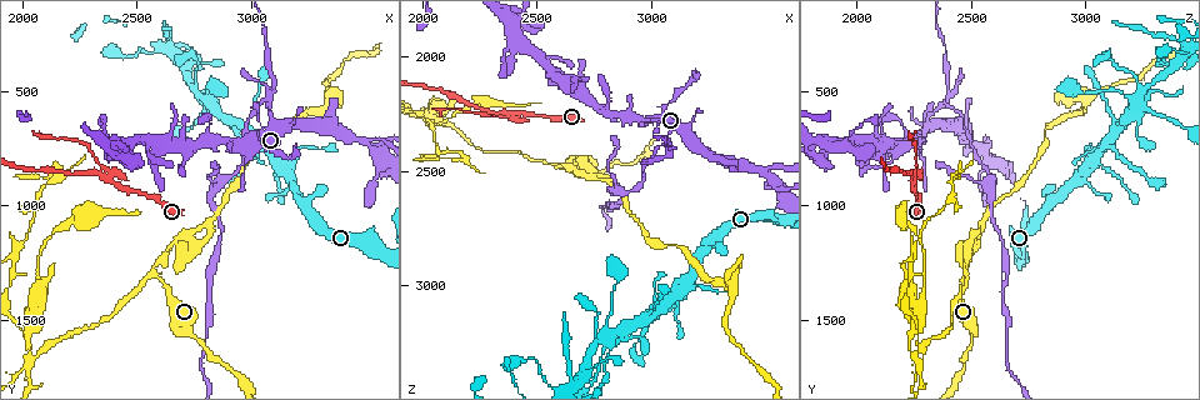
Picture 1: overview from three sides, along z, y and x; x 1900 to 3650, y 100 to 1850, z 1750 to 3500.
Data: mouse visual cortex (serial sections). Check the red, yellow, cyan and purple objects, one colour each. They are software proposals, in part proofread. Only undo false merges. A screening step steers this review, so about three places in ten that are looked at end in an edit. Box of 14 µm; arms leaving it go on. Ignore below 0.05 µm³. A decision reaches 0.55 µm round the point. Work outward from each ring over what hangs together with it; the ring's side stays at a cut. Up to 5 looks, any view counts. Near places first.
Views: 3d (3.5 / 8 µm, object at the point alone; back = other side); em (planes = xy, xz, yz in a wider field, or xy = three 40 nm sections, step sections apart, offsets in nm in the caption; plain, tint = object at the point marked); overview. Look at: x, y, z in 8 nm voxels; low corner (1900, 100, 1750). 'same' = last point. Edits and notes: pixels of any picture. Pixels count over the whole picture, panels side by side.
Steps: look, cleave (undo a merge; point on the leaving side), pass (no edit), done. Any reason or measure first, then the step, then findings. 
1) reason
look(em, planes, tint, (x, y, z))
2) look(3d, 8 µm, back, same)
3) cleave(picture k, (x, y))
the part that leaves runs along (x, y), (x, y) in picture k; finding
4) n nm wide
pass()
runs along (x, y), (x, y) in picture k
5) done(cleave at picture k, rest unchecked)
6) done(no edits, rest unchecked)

look(3d, 3.5 µm, (2580, 1300, 2500))

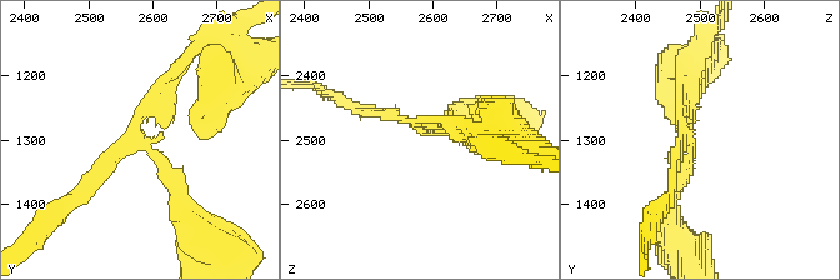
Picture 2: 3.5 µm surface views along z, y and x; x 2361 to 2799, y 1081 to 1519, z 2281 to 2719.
need the tissue
look(em, xy, step 5, tint, (2595, 1310, 2490))

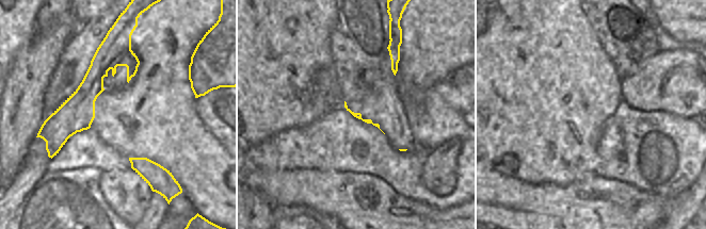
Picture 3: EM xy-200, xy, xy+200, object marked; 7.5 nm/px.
cleave(picture 2, (668, 73))
the part that leaves runs along (140, 145), (129, 145), (51, 223) in picture 2; a second cell is stuck on

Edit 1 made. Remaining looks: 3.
look(overview)

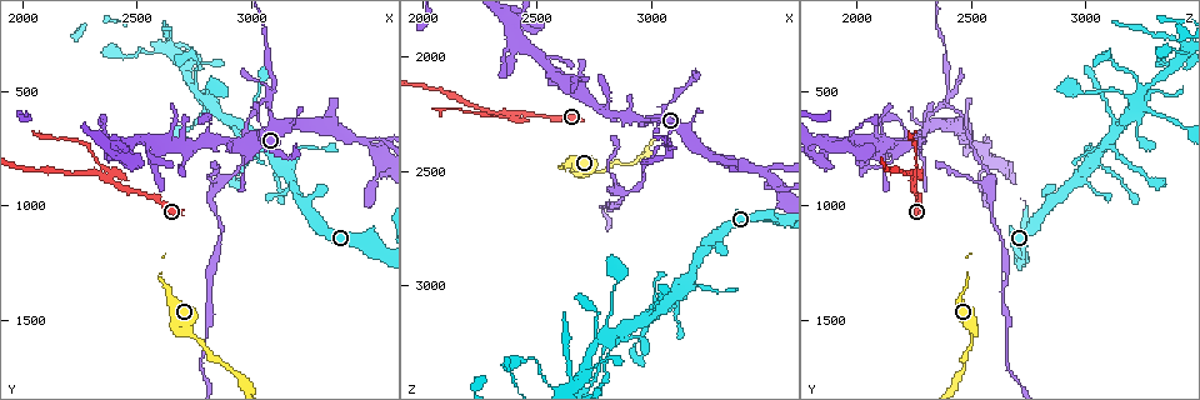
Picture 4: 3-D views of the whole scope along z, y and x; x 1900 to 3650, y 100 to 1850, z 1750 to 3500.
calibre changes
look(3d, 3.5 µm, (2760, 1580, 2490))

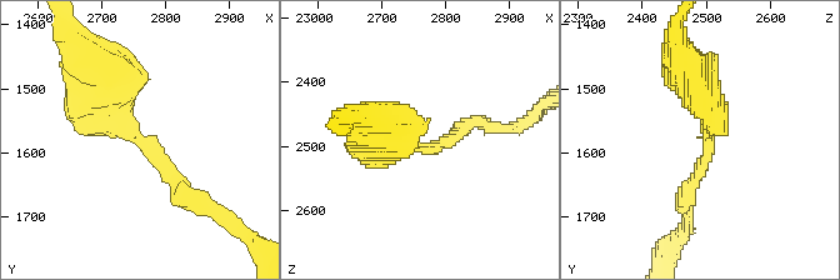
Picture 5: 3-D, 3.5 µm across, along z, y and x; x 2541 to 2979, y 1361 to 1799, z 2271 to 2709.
arms of 200, 600 nm; shape alone is not enough
look(em, xy, step 3, tint, (2755, 1575, 2500))

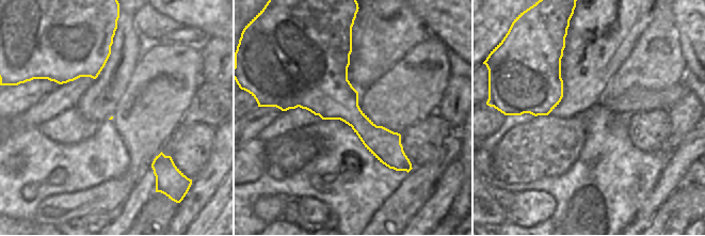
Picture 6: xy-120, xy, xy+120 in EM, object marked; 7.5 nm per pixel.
pass()
runs along (109, 70), (121, 124), (194, 196) in picture 5; all the same cell

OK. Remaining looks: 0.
done(cleave at picture 2, rest unchecked)

